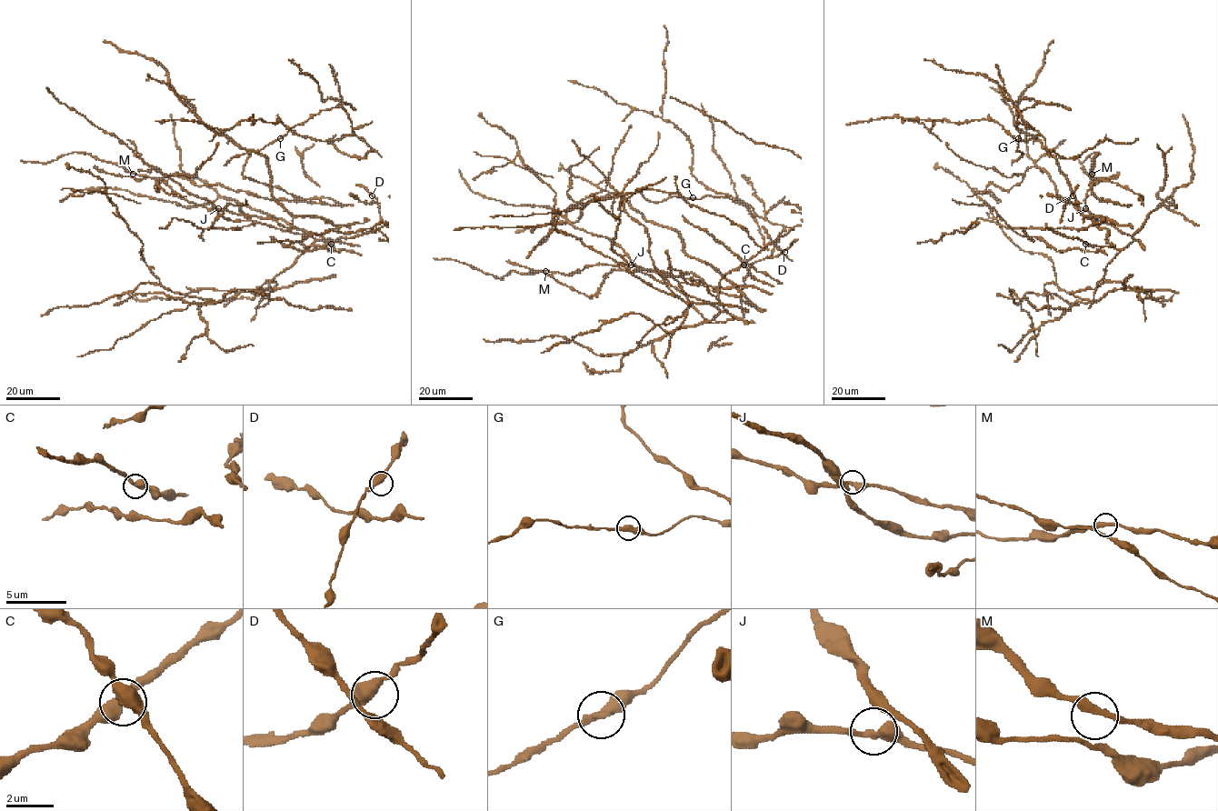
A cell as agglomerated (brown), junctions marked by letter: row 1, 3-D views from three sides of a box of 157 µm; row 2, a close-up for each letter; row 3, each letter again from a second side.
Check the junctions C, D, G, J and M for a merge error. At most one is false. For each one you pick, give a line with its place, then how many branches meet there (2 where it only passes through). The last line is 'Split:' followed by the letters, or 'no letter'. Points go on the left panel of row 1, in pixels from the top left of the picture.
Split: no letter

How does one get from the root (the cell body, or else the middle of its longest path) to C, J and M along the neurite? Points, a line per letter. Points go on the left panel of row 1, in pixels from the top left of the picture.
C: (241, 220), (255, 221), (312, 236), (314, 242), (306, 250), (306, 246), (331, 244)
J: (241, 220), (224, 218), (218, 208)
M: (241, 220), (230, 221), (224, 218), (218, 209), (207, 209), (178, 197), (162, 180), (133, 174)

